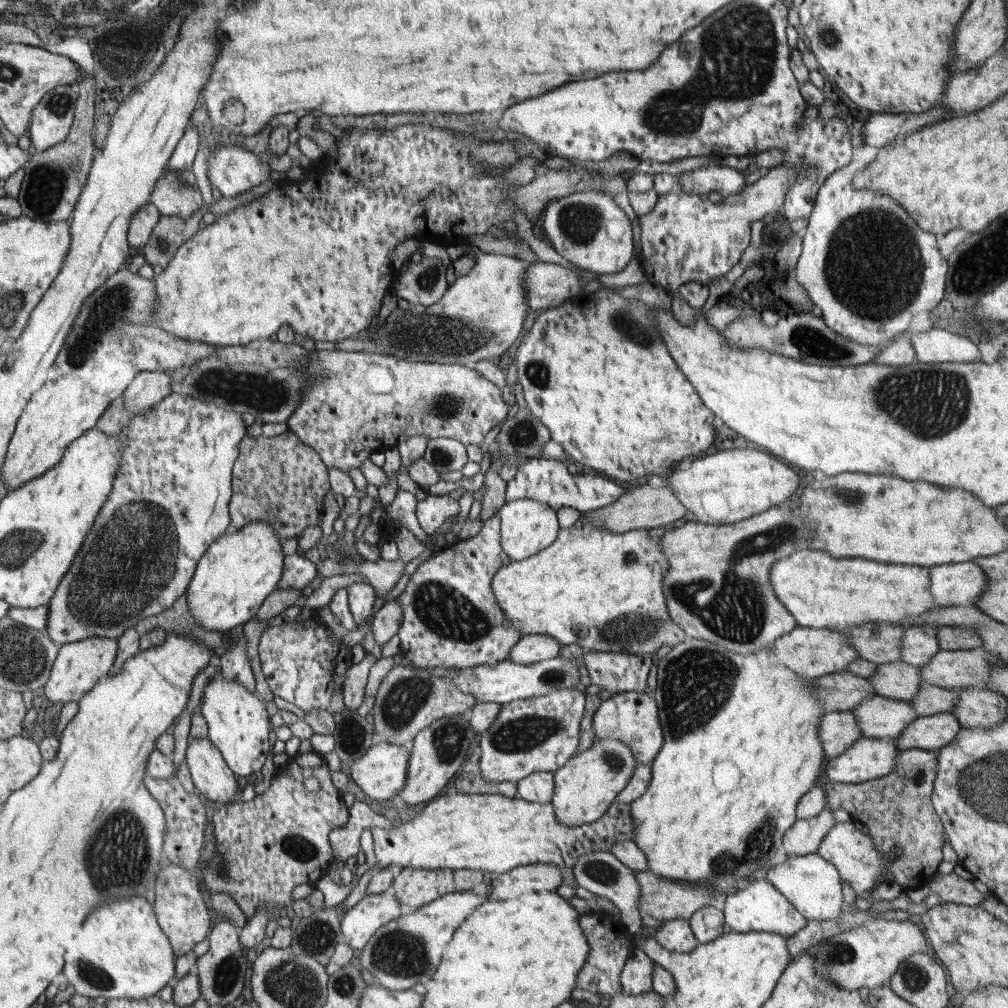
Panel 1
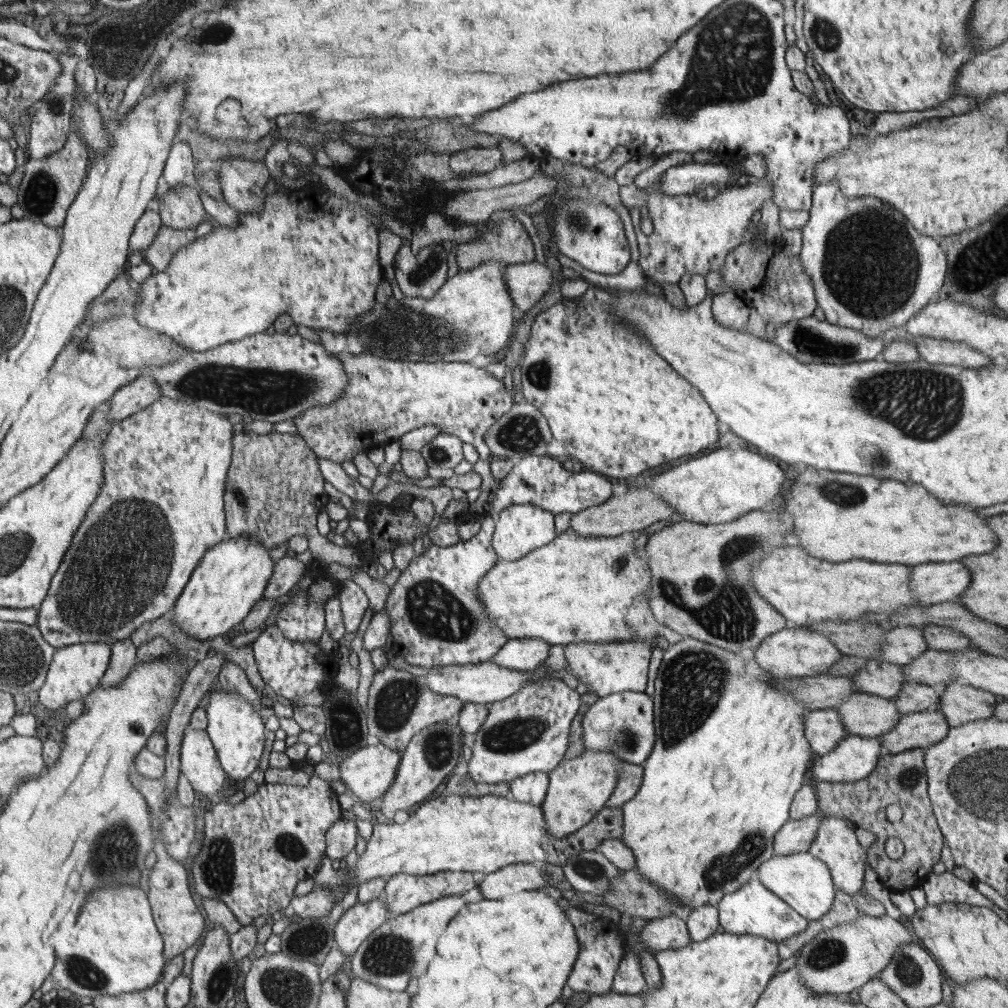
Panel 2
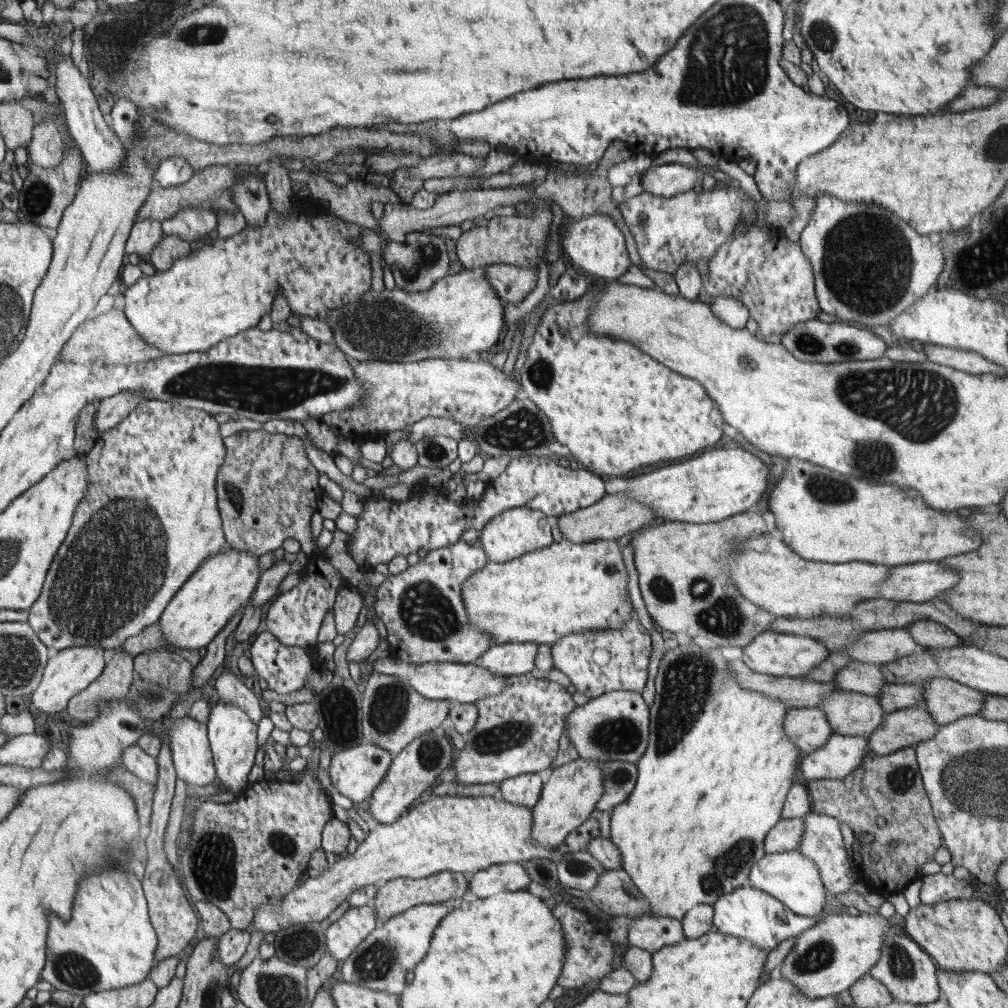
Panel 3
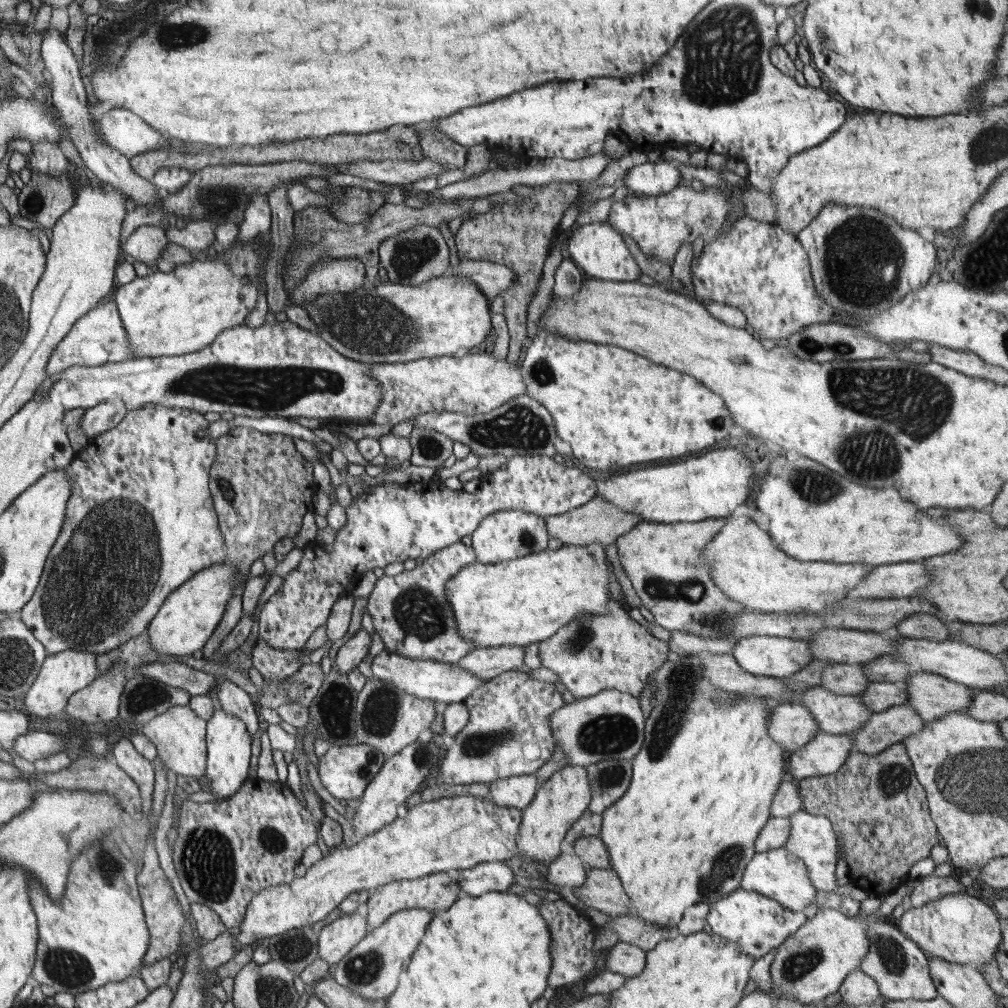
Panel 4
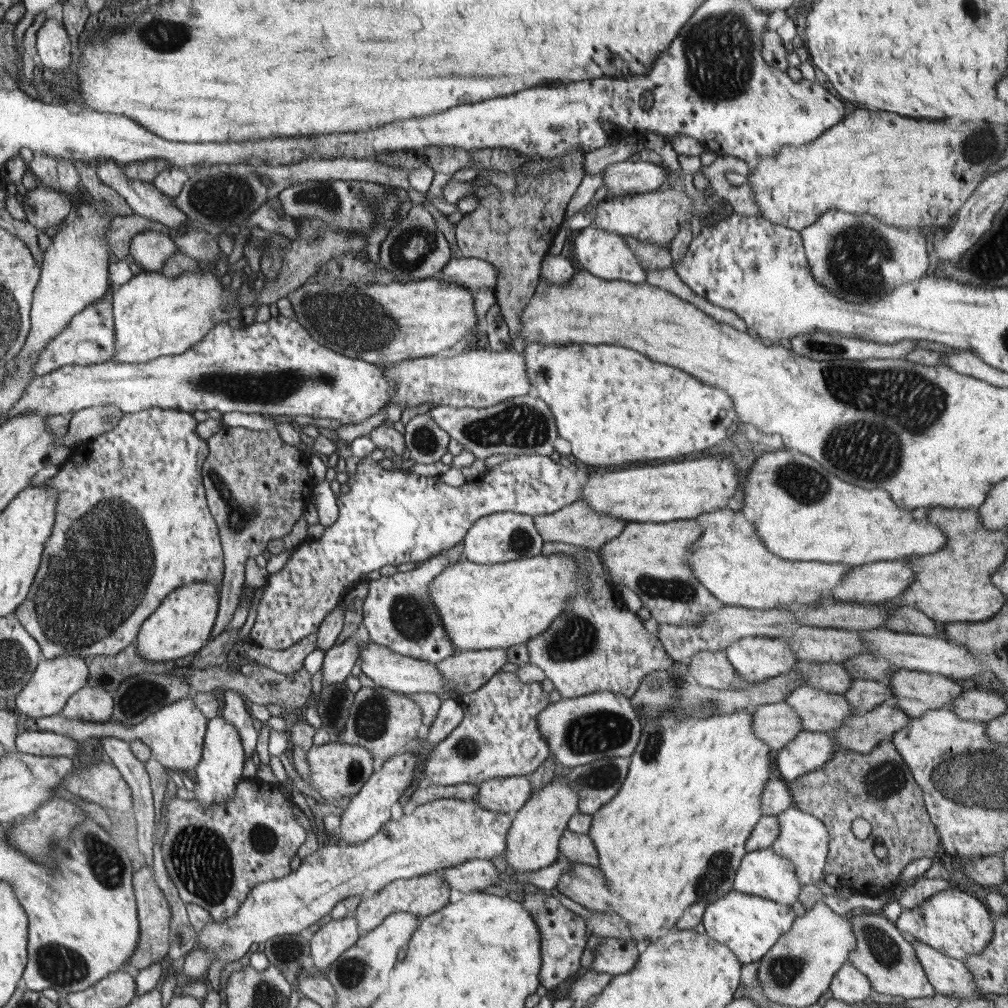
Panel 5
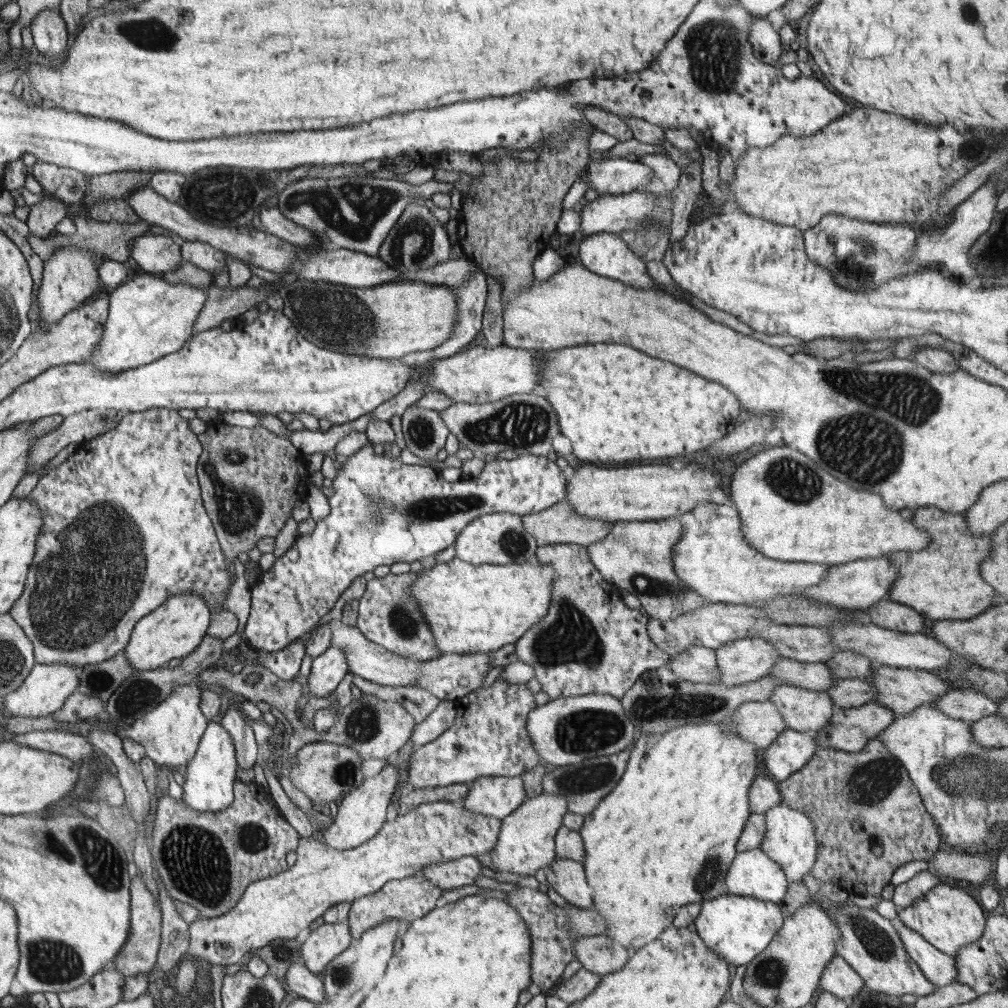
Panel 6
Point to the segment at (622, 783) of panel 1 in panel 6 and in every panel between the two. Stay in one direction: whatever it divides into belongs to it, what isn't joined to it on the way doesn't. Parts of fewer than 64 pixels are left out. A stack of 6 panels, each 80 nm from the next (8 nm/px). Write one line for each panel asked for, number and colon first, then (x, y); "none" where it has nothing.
2: (578, 789)
3: (570, 792)
4: (563, 798)
5: (532, 843)
6: (526, 843)

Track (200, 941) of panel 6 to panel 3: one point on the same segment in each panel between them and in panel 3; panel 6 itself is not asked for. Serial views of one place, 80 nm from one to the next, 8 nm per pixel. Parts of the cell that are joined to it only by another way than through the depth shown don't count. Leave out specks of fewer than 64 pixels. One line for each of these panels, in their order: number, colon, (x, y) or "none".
3: (465, 834)
4: (446, 834)
5: (439, 834)

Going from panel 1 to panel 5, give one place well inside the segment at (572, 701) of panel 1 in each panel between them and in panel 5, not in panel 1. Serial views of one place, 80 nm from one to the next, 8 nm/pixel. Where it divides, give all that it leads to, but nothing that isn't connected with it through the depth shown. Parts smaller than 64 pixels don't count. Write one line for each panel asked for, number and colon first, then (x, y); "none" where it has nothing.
2: (527, 732)
3: (517, 732)
4: (509, 733)
5: (499, 737)

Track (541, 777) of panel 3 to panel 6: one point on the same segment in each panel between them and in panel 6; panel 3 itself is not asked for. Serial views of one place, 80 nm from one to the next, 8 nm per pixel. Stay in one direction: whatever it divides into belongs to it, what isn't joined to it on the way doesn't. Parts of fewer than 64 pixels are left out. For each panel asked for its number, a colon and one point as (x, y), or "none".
4: (518, 792)
5: (508, 795)
6: (498, 796)

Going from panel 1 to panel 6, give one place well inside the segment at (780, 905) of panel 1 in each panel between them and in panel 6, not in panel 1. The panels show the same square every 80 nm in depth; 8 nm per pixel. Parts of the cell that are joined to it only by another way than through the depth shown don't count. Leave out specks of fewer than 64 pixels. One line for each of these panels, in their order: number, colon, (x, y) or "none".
2: (753, 910)
3: (748, 913)
4: (757, 924)
5: (749, 925)
6: (736, 928)

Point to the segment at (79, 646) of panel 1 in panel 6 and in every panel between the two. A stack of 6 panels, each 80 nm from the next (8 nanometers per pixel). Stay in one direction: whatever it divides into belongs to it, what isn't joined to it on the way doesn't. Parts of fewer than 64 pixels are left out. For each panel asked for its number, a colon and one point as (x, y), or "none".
2: (76, 670)
3: (71, 670)
4: (65, 673)
5: (55, 681)
6: (45, 691)

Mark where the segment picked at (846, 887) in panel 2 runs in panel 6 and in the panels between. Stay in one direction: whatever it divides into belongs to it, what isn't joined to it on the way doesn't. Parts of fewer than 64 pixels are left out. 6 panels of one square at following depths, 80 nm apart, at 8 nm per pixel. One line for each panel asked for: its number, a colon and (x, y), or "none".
3: (823, 843)
4: (813, 839)
5: (804, 839)
6: (791, 841)

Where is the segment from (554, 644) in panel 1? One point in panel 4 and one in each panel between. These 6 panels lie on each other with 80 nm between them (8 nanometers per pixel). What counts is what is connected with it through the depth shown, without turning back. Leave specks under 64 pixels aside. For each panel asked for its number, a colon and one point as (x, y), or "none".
2: (517, 654)
3: (505, 659)
4: (486, 663)

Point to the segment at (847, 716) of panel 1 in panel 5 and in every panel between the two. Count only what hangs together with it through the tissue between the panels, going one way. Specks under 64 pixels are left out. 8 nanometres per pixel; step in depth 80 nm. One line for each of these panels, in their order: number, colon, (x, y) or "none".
2: (824, 729)
3: (808, 728)
4: (792, 725)
5: (778, 724)

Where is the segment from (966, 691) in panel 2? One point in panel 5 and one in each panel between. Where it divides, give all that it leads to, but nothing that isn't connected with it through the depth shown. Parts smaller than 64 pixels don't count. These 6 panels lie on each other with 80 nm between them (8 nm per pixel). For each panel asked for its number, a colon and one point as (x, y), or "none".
3: (946, 700)
4: (931, 695)
5: (915, 692)

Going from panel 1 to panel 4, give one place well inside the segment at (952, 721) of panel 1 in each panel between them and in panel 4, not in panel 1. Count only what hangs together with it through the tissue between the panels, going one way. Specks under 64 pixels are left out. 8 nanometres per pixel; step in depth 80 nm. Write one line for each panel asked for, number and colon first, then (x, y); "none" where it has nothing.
2: (921, 729)
3: (907, 727)
4: (892, 726)

